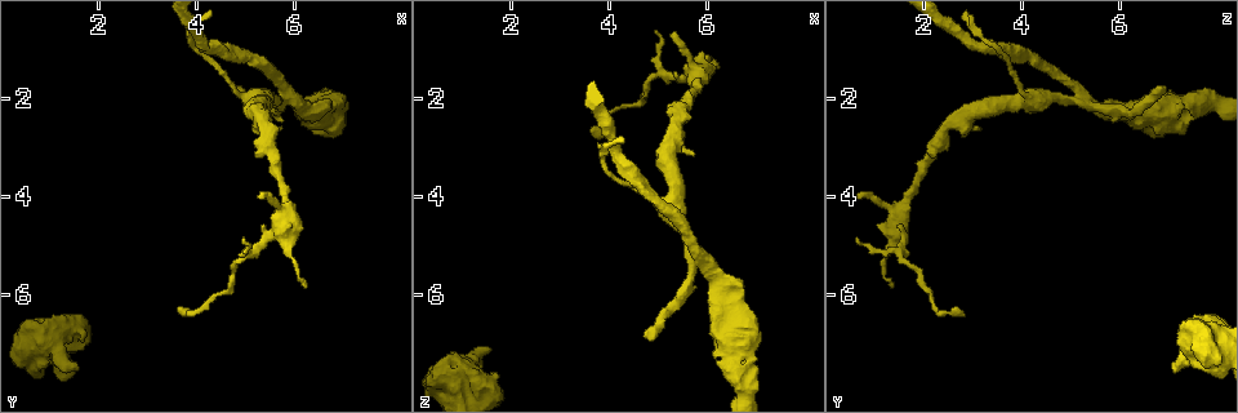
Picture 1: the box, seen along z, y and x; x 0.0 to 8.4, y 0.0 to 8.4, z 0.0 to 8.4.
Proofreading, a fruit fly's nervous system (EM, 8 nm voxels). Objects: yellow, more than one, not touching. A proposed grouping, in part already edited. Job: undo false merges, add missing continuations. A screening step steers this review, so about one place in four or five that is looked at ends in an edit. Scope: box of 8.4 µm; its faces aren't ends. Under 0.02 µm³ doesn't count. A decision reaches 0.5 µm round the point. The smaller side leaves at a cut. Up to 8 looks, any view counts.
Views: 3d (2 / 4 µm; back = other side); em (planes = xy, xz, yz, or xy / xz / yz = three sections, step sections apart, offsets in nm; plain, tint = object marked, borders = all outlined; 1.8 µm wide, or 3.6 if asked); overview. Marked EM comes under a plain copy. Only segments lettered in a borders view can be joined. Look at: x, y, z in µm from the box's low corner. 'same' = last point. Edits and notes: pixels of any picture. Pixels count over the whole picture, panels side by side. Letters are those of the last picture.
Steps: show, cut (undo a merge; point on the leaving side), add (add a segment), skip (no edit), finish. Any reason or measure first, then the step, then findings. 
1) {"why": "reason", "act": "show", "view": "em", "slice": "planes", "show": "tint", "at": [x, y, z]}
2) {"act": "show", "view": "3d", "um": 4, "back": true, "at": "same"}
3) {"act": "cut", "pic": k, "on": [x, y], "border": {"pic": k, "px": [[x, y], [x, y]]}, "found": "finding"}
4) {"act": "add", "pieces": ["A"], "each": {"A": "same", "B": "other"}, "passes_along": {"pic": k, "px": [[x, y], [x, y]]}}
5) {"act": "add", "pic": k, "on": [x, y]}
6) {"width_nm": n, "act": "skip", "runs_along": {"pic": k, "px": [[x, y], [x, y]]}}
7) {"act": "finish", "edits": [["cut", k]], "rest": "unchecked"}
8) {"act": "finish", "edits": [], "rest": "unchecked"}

{"why": "an open end", "act": "show", "view": "em", "slice": "planes", "show": "borders", "at": [4.80, 1.75, 6.90]}

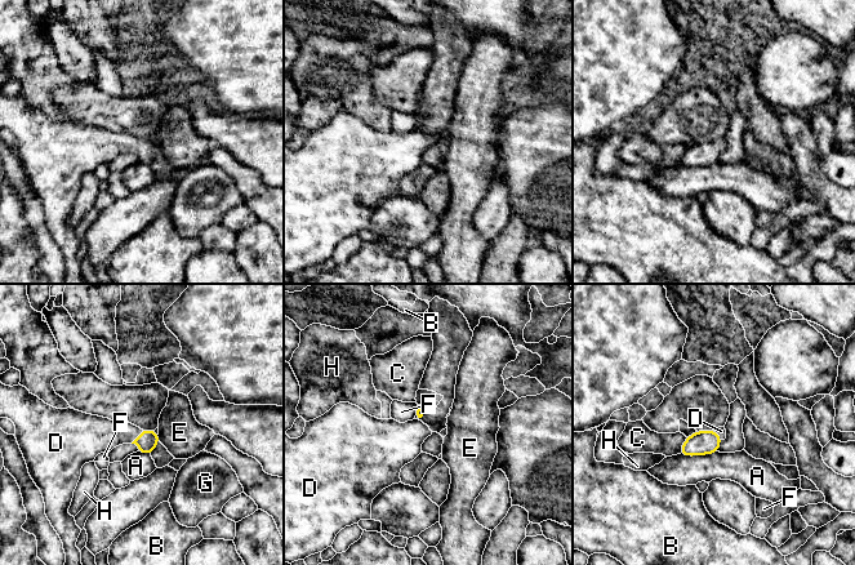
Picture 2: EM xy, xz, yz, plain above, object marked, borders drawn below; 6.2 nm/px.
{"act": "add", "pieces": ["D"], "each": {"A": "other", "B": "other", "C": "other", "D": "same", "E": "other", "F": "other", "G": "other", "H": "other"}, "passes_along": {"pic": 2, "px": [[147, 440], [138, 436], [98, 435]]}, "found": "the cell continues"}

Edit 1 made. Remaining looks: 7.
{"why": "redraw", "act": "show", "view": "overview"}

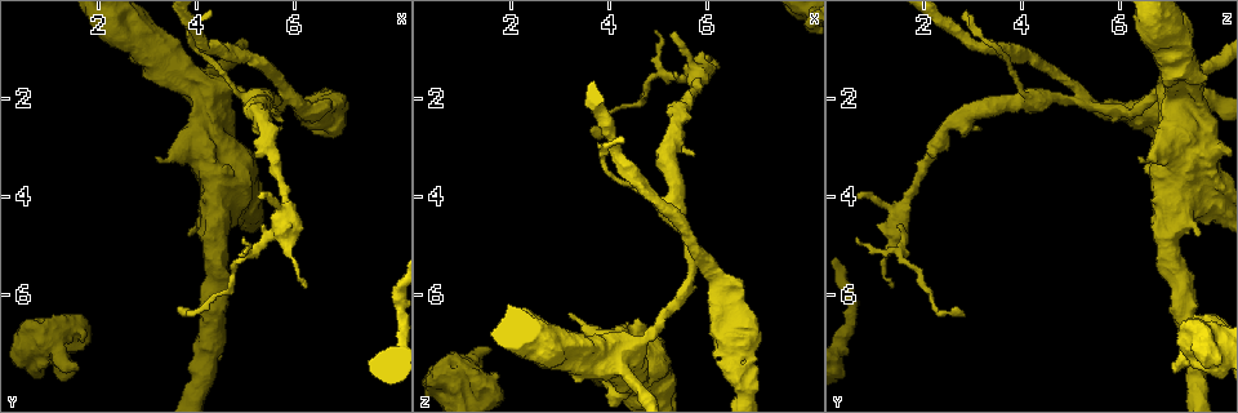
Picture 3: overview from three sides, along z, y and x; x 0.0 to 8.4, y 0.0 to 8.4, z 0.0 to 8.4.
{"why": "thin end", "act": "show", "view": "3d", "um": 4, "at": [5.30, 4.00, 0.60]}

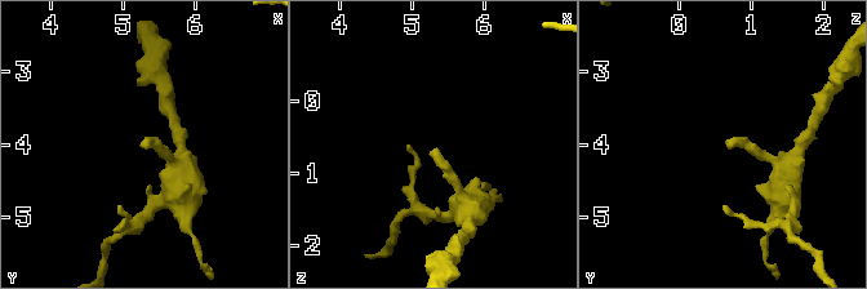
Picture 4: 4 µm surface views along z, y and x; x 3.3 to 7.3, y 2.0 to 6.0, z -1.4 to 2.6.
{"act": "show", "view": "em", "slice": "planes", "show": "borders", "at": [5.25, 4.00, 0.65]}

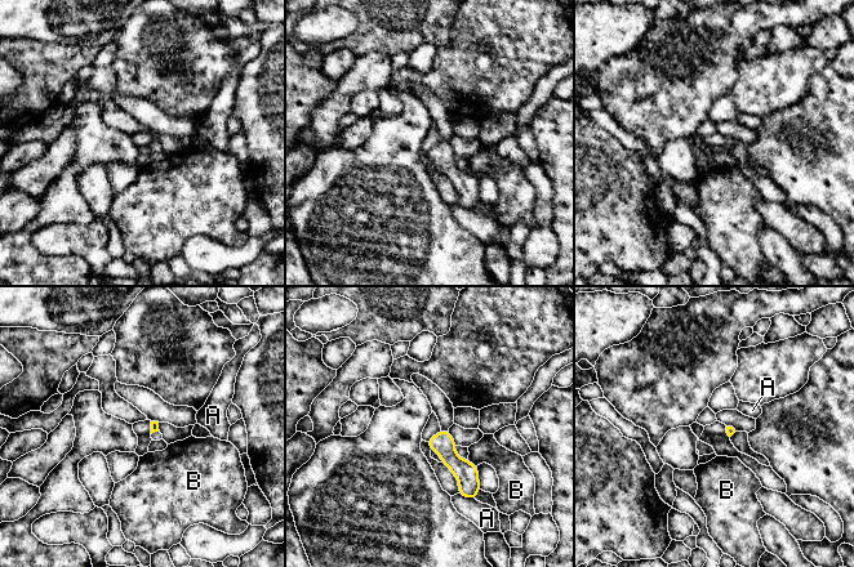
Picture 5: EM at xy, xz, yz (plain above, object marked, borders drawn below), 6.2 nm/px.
{"act": "skip", "each": {"A": "other", "B": "other"}, "border": {"pic": 5, "px": [[458, 492], [475, 500]]}, "found": "none of them fits"}

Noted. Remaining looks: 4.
{"why": "looks like a crossing", "act": "show", "view": "em", "um": 3.6, "slice": "planes", "show": "tint", "at": [0.90, 6.85, 7.85]}

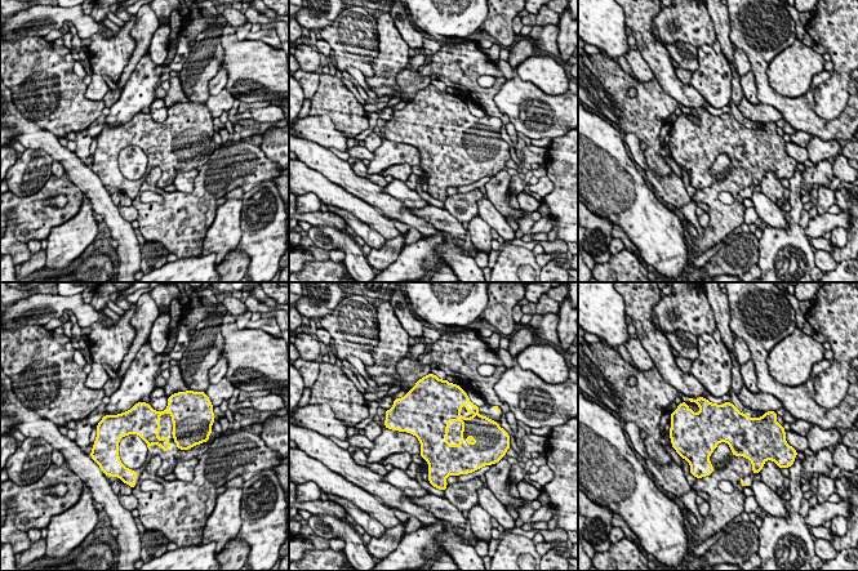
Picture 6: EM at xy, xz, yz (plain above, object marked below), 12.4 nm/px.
{"why": "what lies round it", "act": "show", "view": "em", "um": 3.6, "slice": "planes", "show": "borders", "at": "same"}

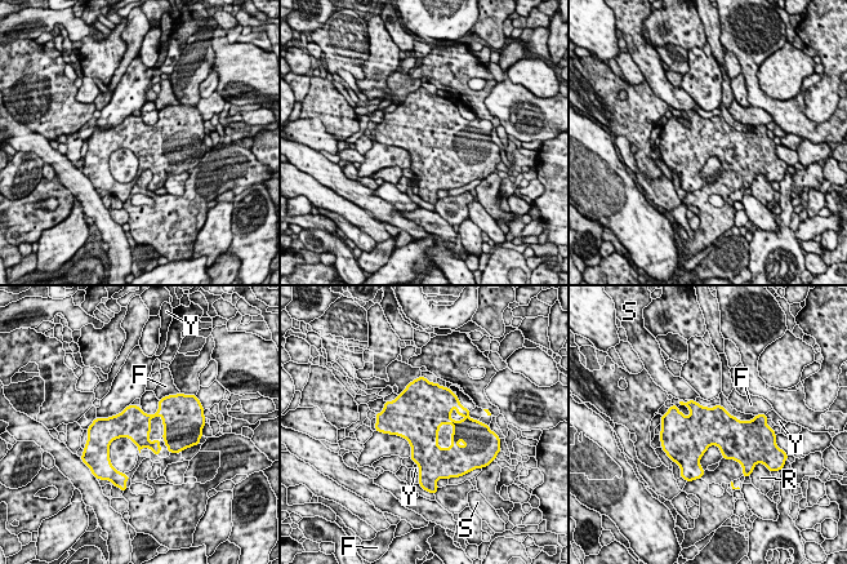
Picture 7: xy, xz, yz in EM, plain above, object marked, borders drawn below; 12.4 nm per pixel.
{"width_nm": 400, "longest_contact_nm": ["Y", 460], "act": "skip", "each": {"F": "other", "R": "other", "S": "other", "Y": "other"}, "found": "continuous, no second cell"}

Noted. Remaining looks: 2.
{"act": "finish", "edits": [["add", 2]], "rest": "unchecked"}

